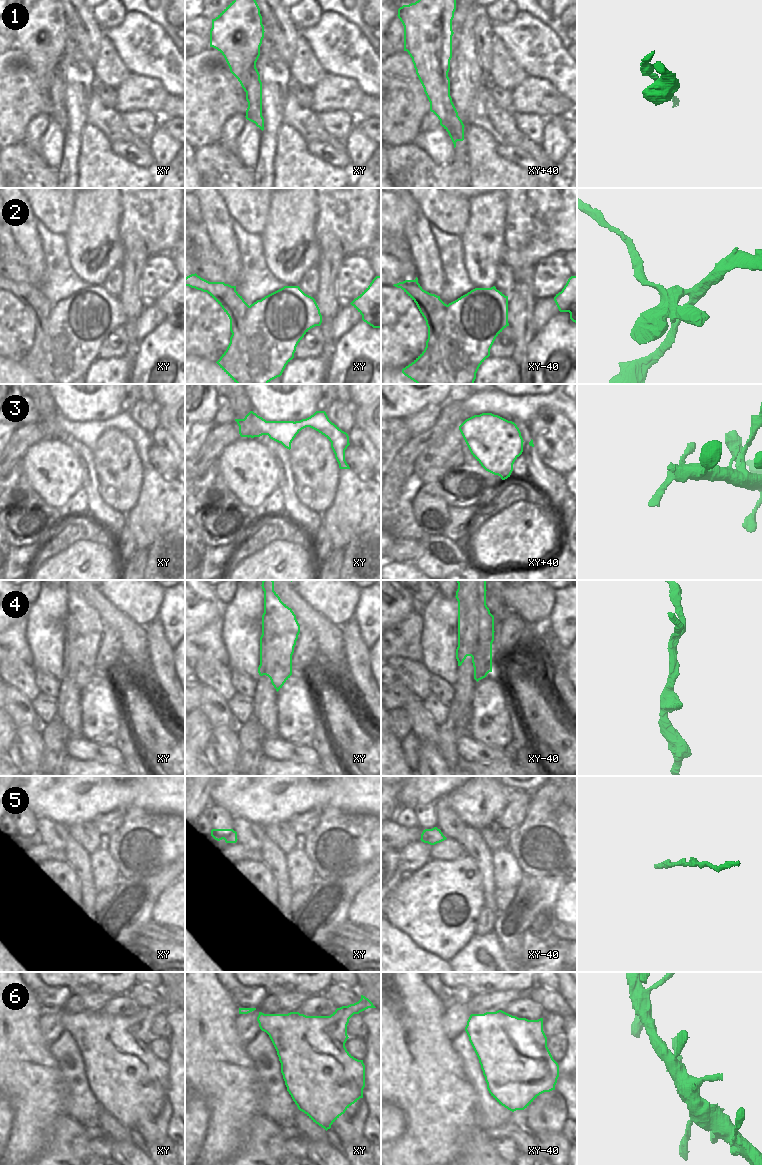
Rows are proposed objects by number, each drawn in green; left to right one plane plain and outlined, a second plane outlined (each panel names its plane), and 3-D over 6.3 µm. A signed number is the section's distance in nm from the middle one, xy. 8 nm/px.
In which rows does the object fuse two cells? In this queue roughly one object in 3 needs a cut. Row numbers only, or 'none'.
1, 2, 3, 4

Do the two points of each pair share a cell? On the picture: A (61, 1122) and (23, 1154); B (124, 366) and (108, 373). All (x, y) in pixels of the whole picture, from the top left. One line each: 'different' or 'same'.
A: different
B: same

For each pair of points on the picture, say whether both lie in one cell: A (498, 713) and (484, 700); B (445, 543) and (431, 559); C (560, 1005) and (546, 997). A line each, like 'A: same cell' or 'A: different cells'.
A: same cell
B: same cell
C: same cell

